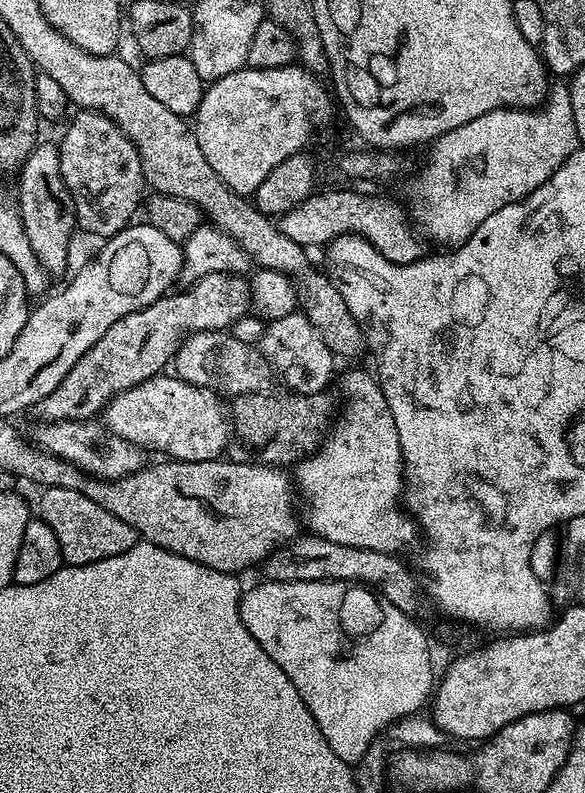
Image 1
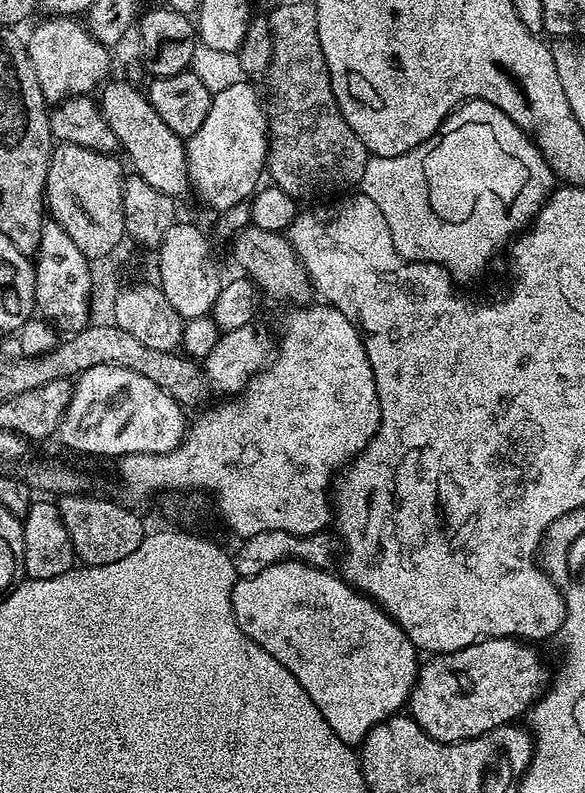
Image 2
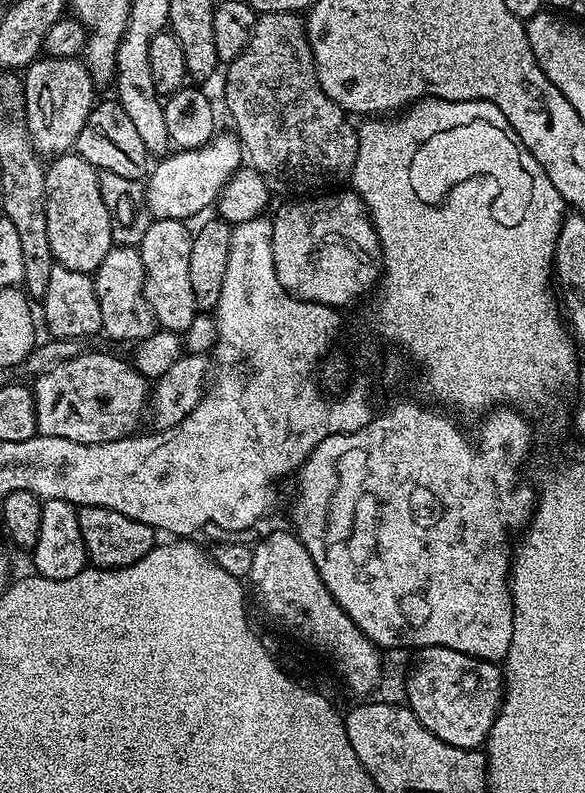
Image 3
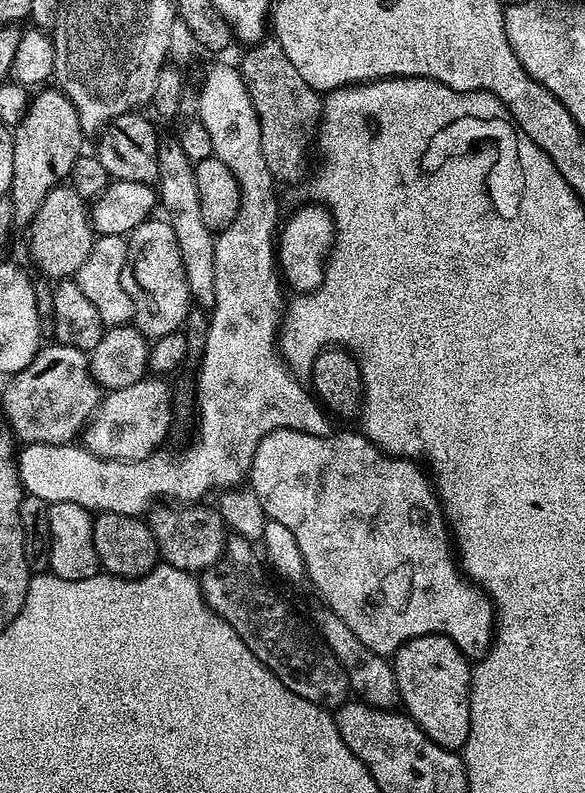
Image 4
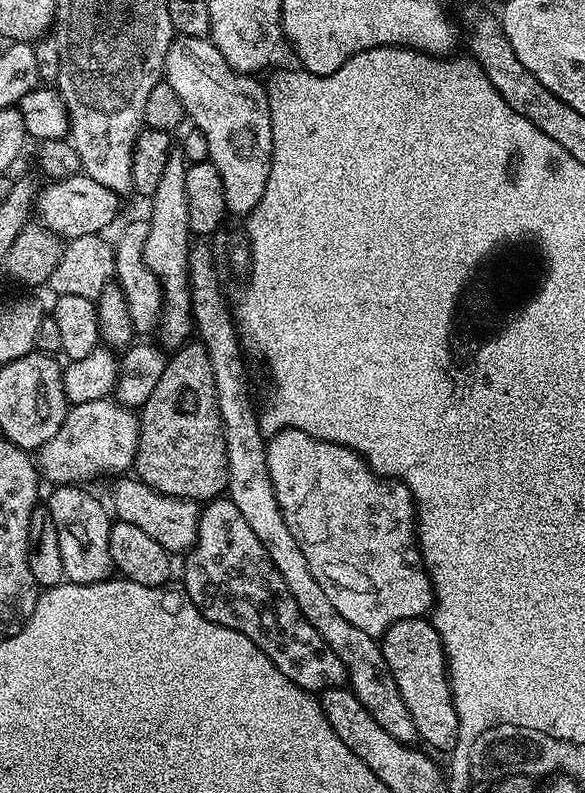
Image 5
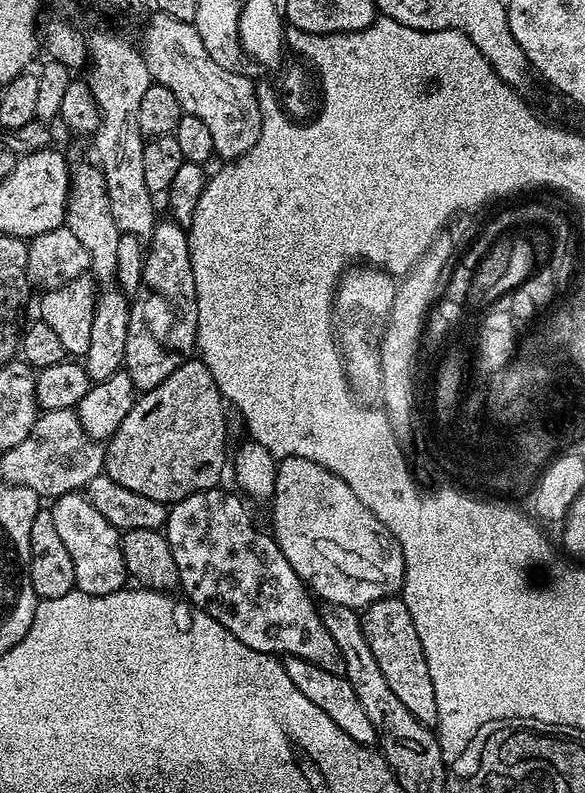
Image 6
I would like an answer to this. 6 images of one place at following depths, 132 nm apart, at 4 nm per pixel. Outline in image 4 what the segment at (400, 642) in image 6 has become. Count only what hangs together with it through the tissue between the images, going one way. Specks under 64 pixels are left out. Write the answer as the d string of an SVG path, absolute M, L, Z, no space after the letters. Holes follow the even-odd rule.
M426 634L410 638L391 657L400 704L412 721L443 748L463 749L470 734L470 690L473 665L449 636Z

